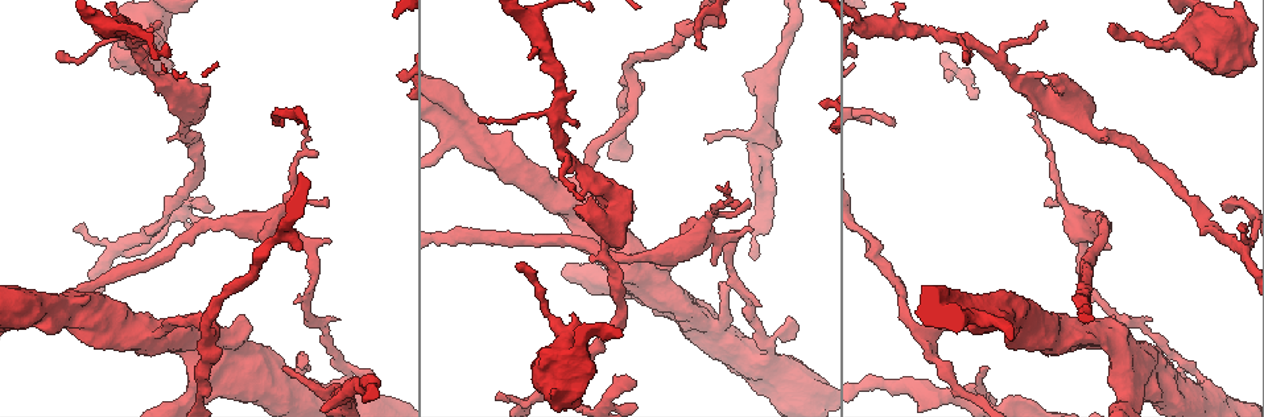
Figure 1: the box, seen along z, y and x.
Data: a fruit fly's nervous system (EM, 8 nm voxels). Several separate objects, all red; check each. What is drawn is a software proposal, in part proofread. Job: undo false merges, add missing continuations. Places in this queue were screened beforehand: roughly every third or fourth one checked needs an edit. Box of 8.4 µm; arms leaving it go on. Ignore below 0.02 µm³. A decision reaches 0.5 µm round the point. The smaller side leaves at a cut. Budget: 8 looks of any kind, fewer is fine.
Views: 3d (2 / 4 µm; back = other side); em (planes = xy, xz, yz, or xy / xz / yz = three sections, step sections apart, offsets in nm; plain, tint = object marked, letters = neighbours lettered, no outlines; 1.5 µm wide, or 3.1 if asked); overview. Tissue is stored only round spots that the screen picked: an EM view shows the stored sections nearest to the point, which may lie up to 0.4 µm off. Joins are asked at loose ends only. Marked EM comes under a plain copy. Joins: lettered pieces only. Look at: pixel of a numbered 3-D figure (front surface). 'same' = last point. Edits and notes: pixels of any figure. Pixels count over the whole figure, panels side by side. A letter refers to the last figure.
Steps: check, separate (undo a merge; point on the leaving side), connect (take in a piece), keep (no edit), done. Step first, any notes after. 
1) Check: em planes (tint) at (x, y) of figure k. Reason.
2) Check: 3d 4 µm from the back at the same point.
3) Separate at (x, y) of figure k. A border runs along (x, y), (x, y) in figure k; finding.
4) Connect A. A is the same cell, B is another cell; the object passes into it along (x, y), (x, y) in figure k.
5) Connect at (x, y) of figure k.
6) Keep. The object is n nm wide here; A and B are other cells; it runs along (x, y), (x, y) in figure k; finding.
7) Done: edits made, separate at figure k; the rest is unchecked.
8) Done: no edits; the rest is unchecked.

Check: 3d 4 µm at (325, 329) of figure 1. Thin neck.

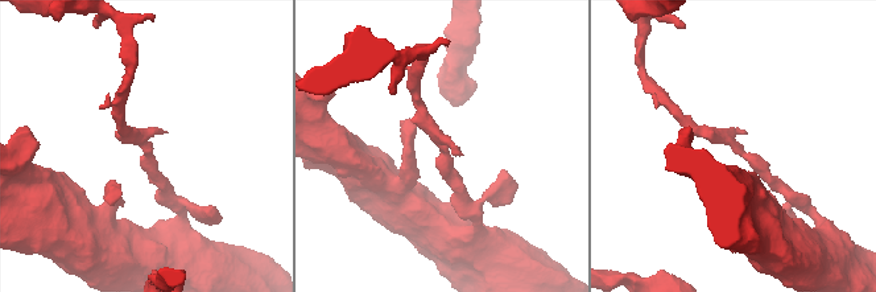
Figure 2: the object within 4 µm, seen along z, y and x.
Check: em planes (tint) at (149, 146) of figure 2. Shape alone is not enough.

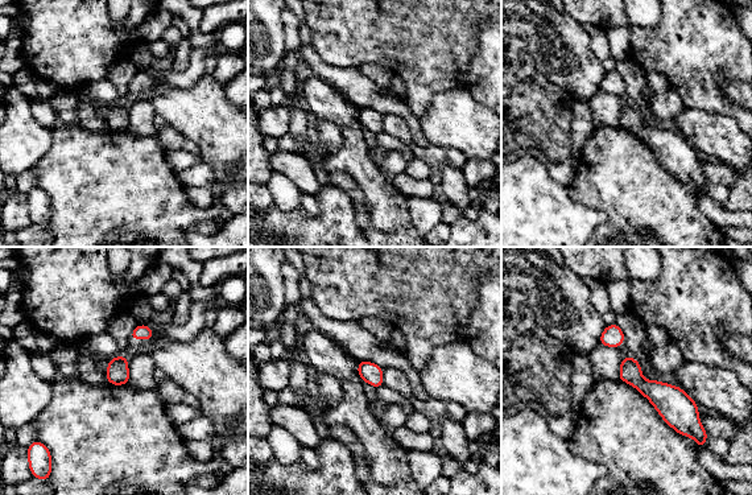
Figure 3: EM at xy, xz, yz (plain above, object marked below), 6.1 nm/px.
Check: em planes (letters) at the same point. See the neighbours.

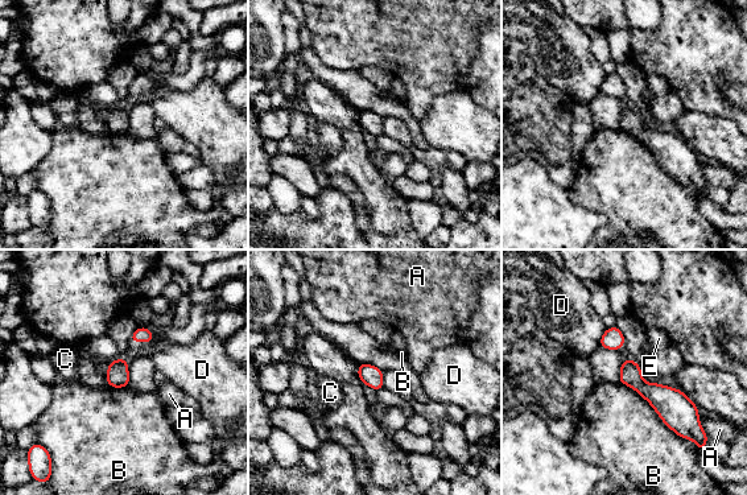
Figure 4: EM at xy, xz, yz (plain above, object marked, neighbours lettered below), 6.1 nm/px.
Keep. A, B, C, D and E are other cells; a border runs along (619, 382), (686, 438) in figure 4; continuous, no second neuron.

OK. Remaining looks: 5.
Check: em yz step 4 (letters) at (473, 134) of figure 1. Sudden change in width.

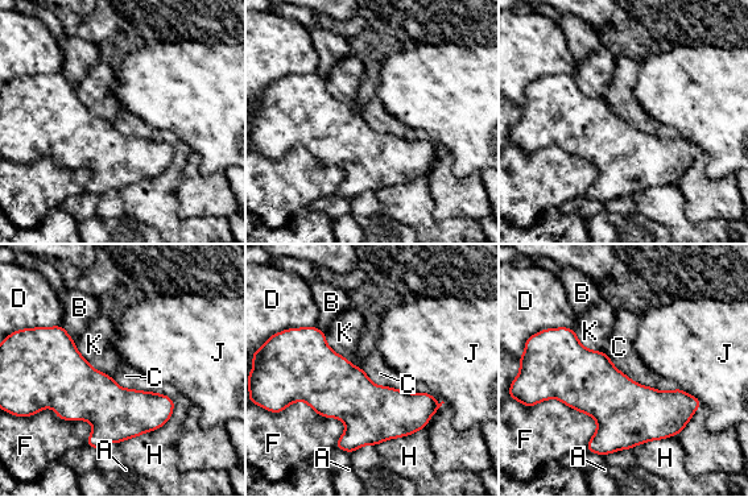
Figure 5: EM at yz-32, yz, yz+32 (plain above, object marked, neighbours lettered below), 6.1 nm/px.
Check: em xy step 8 (letters) at the same point.

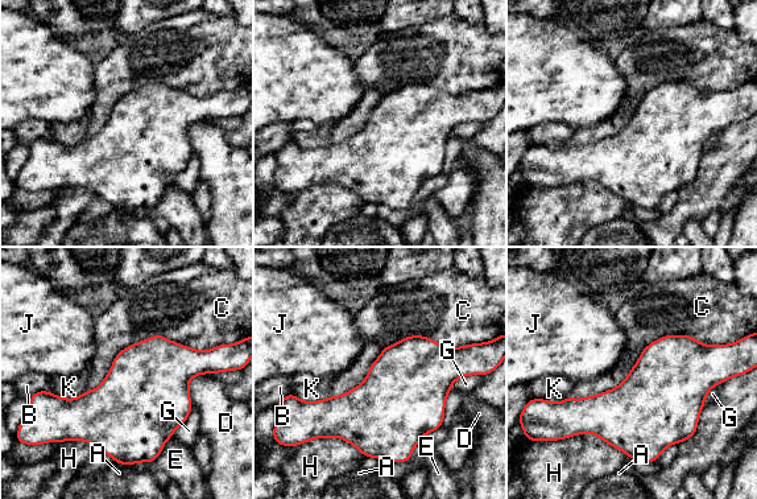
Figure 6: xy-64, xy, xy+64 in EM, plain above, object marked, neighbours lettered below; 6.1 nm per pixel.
Keep. A, B, C, D, E, G, H, J and K are other cells; a border runs along (693, 335), (570, 398) in figure 6; continuous, no second neuron.

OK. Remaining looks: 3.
Check: em planes (letters) at (1228, 61) of figure 1. Free end.

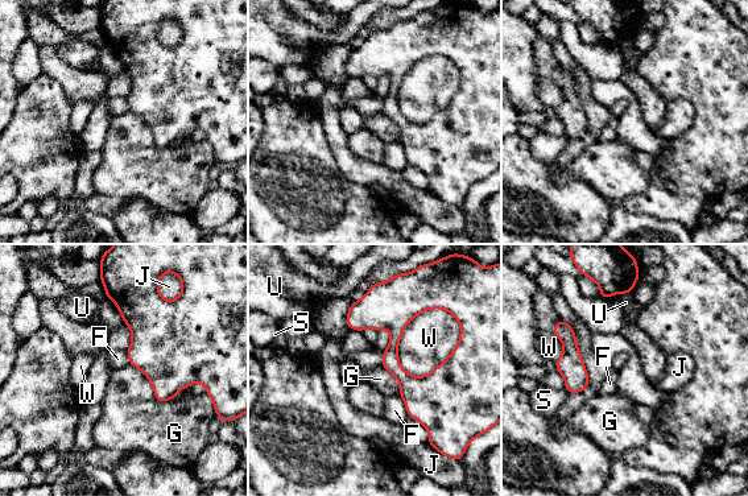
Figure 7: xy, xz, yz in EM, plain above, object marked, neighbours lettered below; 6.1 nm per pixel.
Keep. F, G, J, S, U and W are other cells; no lettered piece goes on from it.

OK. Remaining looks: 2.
Done: no edits; the rest is unchecked.

